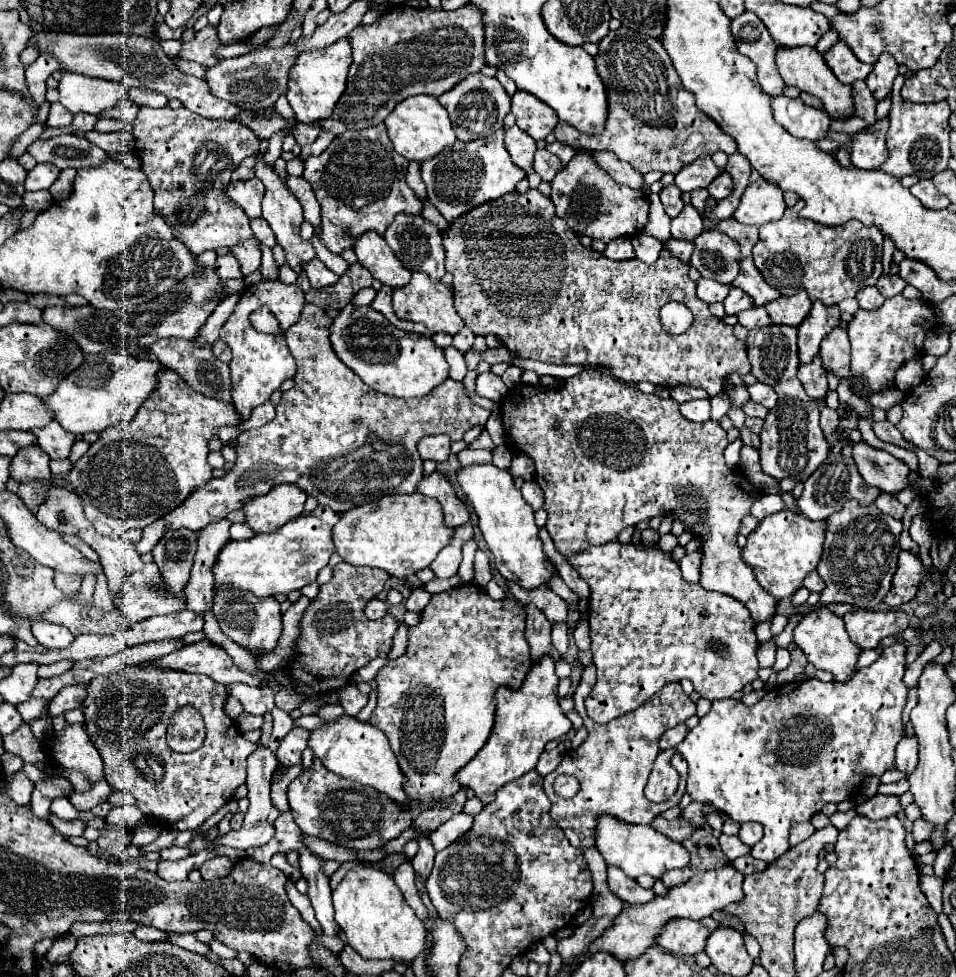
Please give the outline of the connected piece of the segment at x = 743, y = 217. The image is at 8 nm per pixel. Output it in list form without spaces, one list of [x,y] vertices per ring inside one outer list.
[[[759,178],[747,186],[747,190],[741,196],[741,204],[733,216],[741,224],[761,226],[779,220],[785,208],[787,206],[781,188],[773,186],[773,182],[765,182],[765,178]]]

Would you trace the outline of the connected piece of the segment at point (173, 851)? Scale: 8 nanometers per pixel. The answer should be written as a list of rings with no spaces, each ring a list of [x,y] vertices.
[[[173,846],[173,848],[163,848],[159,854],[161,854],[161,860],[179,860],[179,858],[189,856],[189,850]]]

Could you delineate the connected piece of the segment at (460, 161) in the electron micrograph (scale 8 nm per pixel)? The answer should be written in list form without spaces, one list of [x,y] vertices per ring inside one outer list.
[[[501,128],[489,138],[479,138],[473,142],[457,140],[453,146],[441,150],[441,154],[421,164],[427,198],[437,206],[437,210],[447,218],[447,222],[453,222],[455,218],[483,202],[497,200],[503,194],[513,192],[517,182],[525,178],[525,172],[511,162],[503,138],[505,130]]]

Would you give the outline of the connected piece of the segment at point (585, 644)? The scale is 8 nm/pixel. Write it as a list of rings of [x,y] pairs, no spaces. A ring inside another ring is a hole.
[[[581,618],[581,620],[577,622],[577,626],[575,626],[575,630],[573,630],[573,638],[575,638],[577,648],[581,648],[581,650],[589,650],[591,640],[589,640],[589,622],[587,622],[587,620]]]

